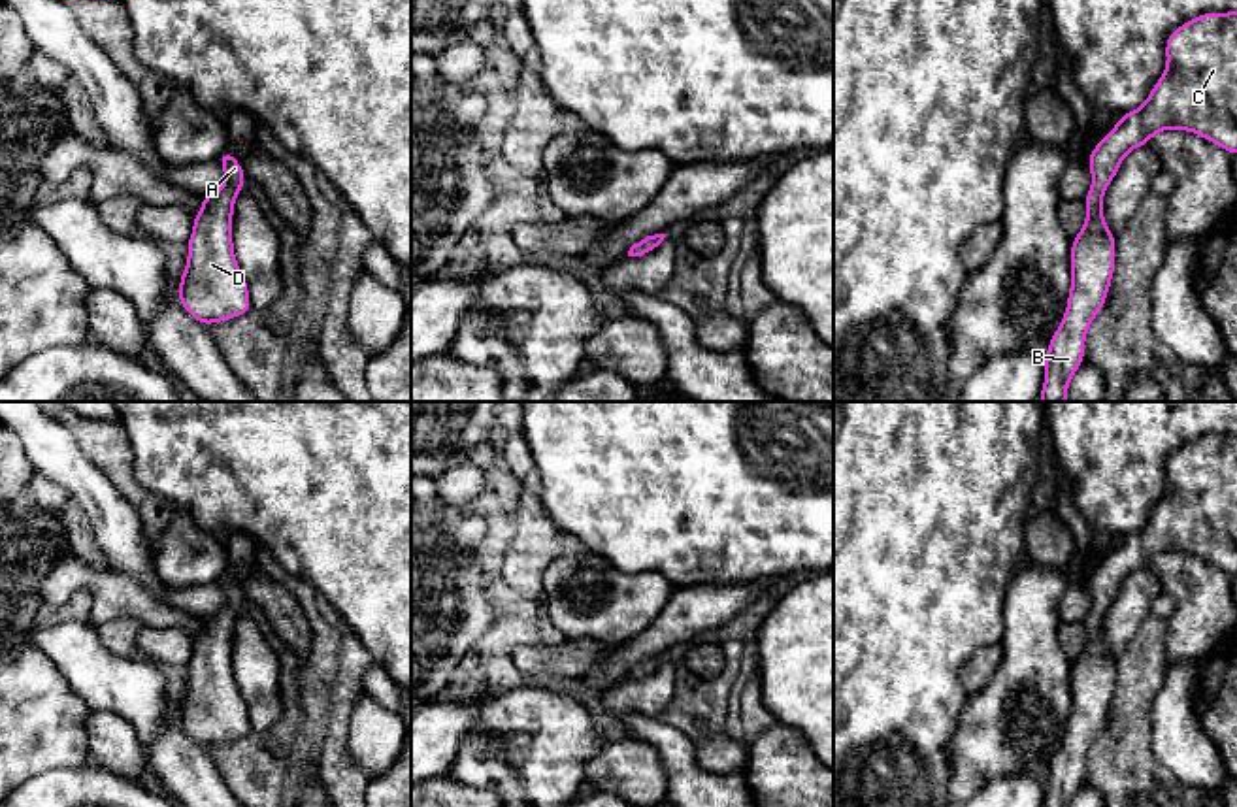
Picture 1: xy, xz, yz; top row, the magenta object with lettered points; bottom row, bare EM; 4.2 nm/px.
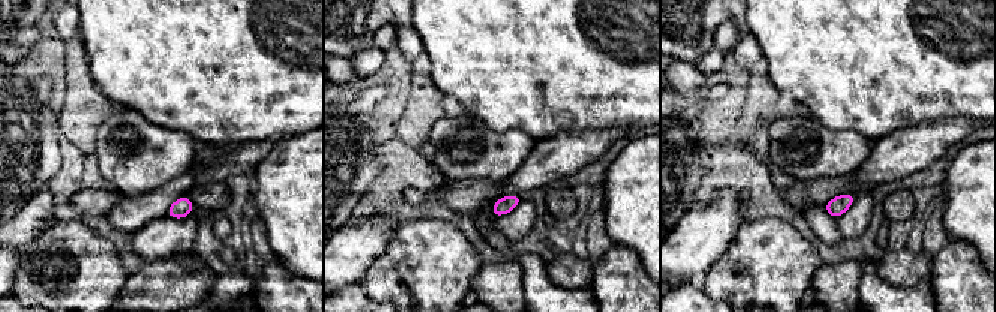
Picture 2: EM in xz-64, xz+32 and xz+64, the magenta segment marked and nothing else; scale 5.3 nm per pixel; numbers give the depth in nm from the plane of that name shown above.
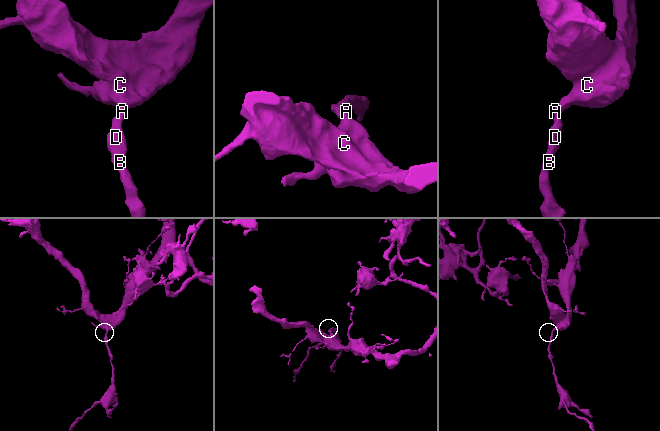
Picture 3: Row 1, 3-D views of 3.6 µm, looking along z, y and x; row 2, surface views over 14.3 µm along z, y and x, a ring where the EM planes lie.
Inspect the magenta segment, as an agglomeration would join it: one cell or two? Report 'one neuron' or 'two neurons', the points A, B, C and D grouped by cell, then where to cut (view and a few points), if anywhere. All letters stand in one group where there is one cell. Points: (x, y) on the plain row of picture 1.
one neuron; groups A B C D; cut none

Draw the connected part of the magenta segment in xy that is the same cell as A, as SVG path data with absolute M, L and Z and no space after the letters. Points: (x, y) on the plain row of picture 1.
M226 571L217 585L224 592L224 607L202 620L202 632L194 637L192 656L187 664L189 679L187 690L179 701L177 720L185 733L204 749L219 743L230 743L249 735L249 709L236 684L232 666L232 635L239 611L247 605L241 586Z

